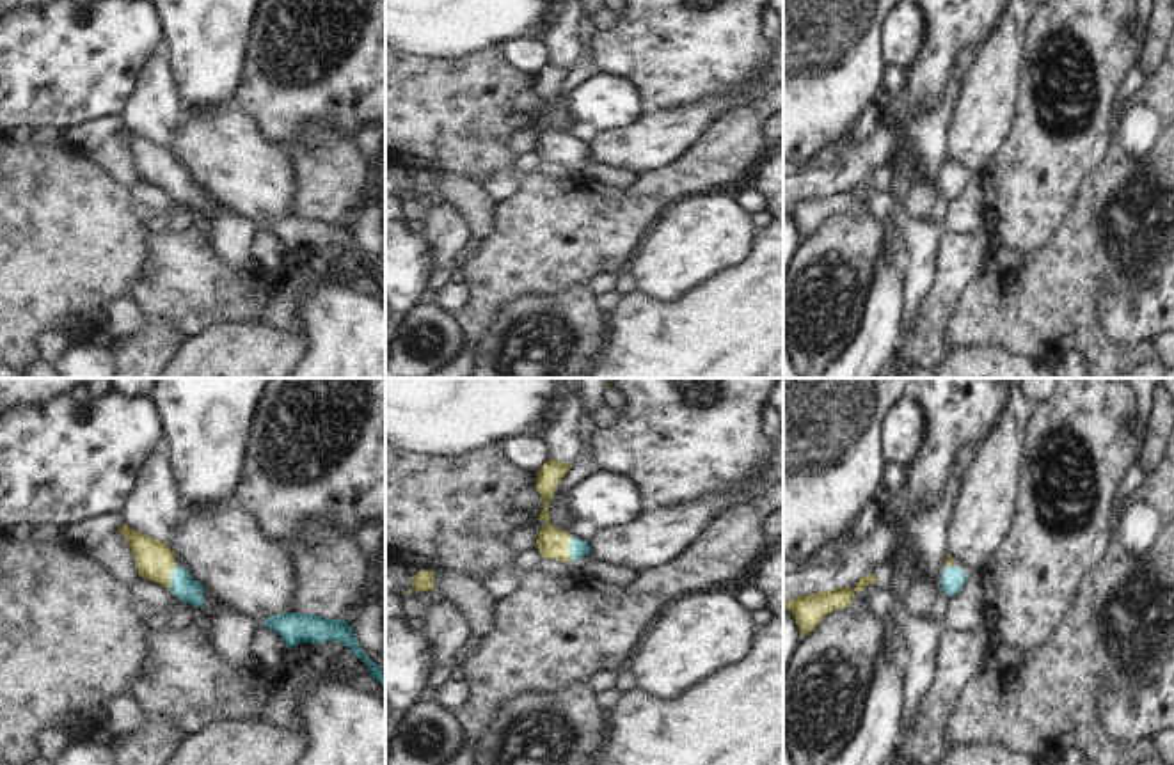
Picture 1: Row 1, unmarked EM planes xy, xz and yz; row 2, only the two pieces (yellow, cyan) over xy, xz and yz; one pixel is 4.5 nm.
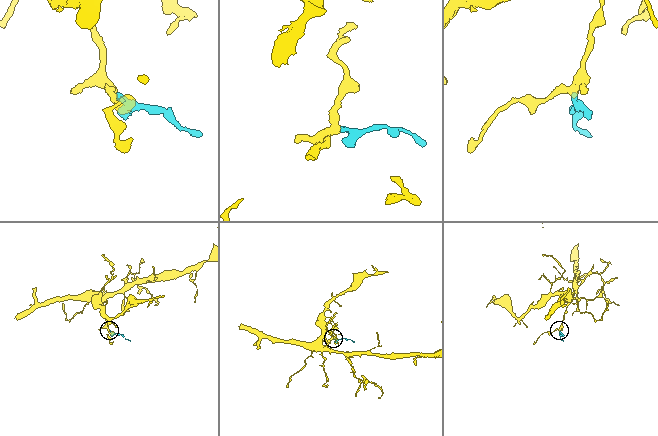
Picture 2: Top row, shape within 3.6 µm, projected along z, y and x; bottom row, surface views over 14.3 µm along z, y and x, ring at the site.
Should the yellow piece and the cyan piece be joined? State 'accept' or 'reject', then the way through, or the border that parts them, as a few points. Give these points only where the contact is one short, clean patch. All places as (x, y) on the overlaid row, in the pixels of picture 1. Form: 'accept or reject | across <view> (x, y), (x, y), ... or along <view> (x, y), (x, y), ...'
accept | across xz (551, 542), (567, 549), (578, 549)

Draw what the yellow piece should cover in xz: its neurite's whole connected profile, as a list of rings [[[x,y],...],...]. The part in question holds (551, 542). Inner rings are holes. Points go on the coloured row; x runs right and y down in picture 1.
[[[547,460],[538,470],[536,492],[543,499],[543,509],[536,520],[545,520],[547,524],[538,529],[536,548],[542,557],[556,559],[561,563],[577,561],[590,554],[590,543],[570,538],[567,531],[554,527],[549,522],[549,502],[561,477],[572,469],[572,465],[563,461]]]

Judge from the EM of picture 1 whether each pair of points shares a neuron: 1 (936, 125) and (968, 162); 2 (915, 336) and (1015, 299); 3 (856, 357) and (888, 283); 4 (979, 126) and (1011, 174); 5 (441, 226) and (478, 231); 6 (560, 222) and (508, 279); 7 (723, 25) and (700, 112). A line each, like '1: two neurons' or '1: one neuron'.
1: two neurons
2: two neurons
3: one neuron
4: two neurons
5: two neurons
6: one neuron
7: two neurons

